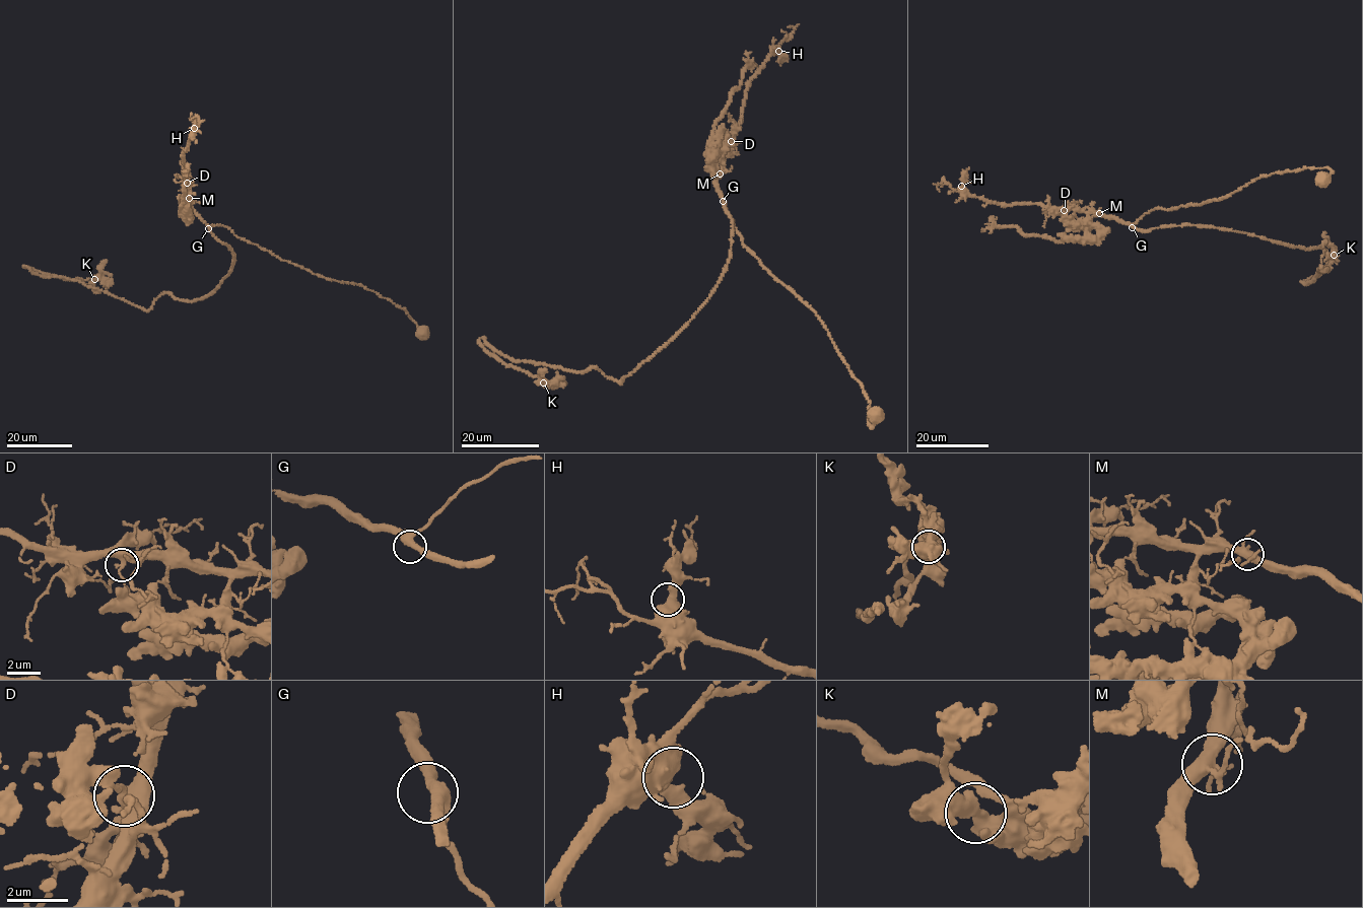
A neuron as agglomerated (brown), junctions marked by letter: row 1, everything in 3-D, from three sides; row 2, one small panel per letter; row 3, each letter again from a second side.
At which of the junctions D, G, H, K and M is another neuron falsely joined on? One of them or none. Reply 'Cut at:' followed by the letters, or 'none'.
Cut at: D

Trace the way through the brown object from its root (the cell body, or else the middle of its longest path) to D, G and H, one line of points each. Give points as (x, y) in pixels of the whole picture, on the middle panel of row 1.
D: (874, 414), (872, 427), (868, 423), (869, 400), (863, 386), (814, 310), (743, 245), (717, 185), (731, 140)
G: (874, 414), (872, 427), (868, 423), (869, 400), (863, 386), (825, 325), (743, 245), (723, 201)
H: (874, 414), (872, 427), (863, 386), (825, 325), (743, 245), (717, 185), (748, 82), (778, 51)

